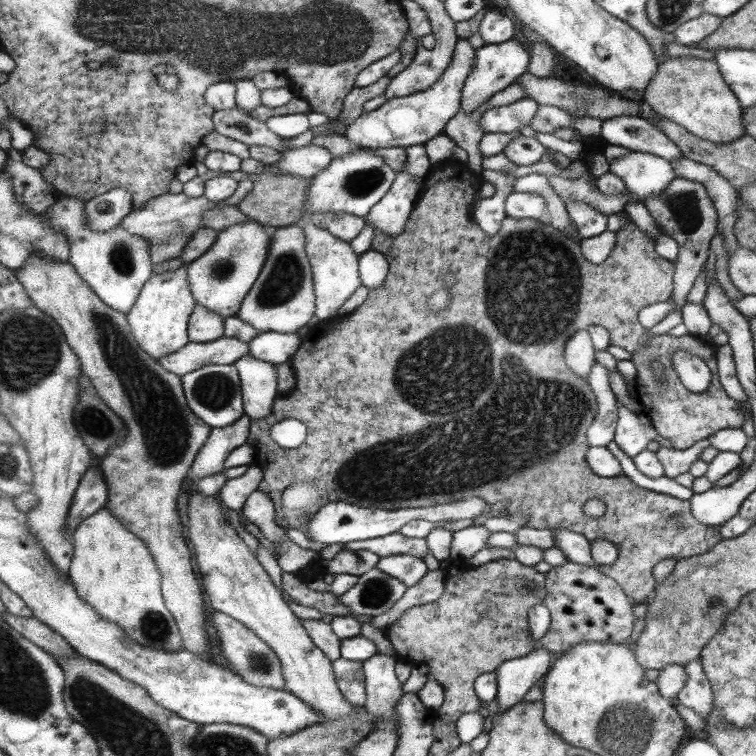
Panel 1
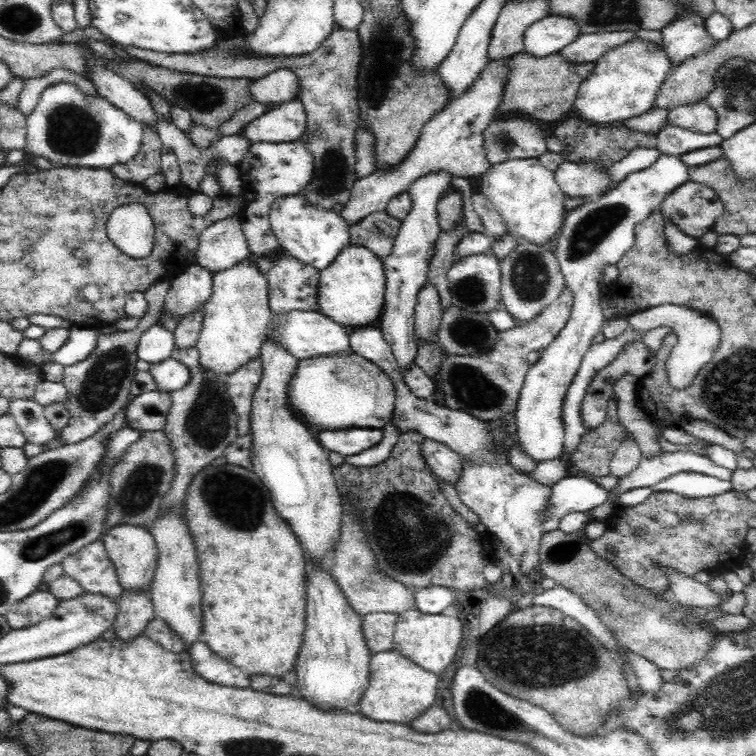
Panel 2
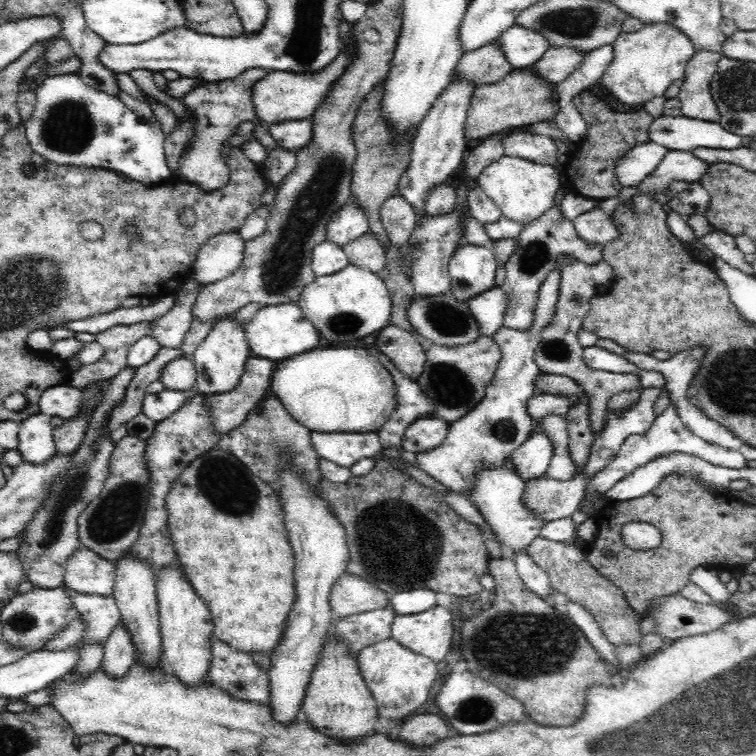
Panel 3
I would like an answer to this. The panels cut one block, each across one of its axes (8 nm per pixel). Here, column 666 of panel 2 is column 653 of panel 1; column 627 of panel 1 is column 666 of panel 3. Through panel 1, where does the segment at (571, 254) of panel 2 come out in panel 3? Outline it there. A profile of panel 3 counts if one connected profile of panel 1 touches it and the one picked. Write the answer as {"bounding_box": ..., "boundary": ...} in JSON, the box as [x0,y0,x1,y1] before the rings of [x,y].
{"bounding_box":[636,151,710,195],"boundary":[[[668,151],[644,182],[638,182],[636,195],[665,195],[676,182],[699,183],[710,166],[690,152]]]}

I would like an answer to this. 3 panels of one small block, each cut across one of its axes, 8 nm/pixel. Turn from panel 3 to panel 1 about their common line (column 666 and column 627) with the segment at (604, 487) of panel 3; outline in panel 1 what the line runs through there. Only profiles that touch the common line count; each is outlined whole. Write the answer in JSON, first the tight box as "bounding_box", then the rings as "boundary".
{"bounding_box":[612,400,657,456],"boundary":[[[616,400],[617,420],[614,439],[612,440],[627,456],[635,456],[646,448],[647,443],[653,437],[657,437],[657,431],[650,423],[641,423],[639,415],[619,403]]]}

